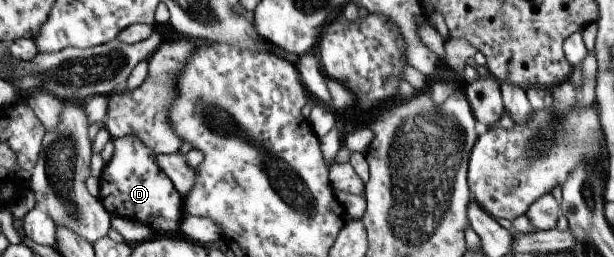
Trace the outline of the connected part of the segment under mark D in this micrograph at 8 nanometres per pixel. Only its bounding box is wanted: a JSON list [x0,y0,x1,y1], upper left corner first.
[98,136,184,235]

